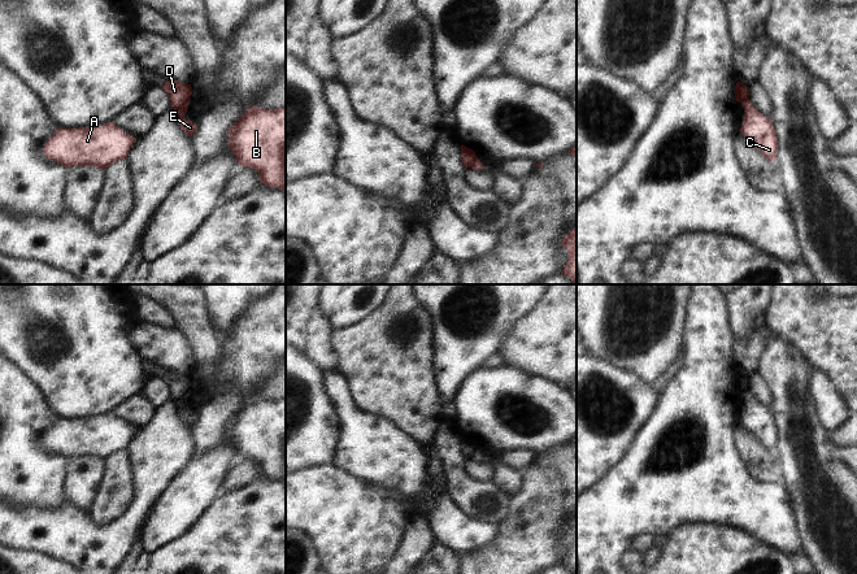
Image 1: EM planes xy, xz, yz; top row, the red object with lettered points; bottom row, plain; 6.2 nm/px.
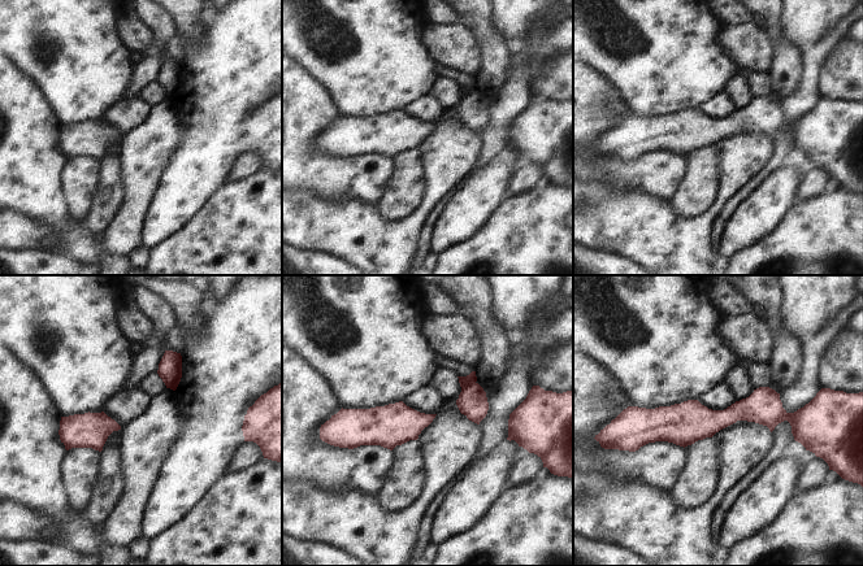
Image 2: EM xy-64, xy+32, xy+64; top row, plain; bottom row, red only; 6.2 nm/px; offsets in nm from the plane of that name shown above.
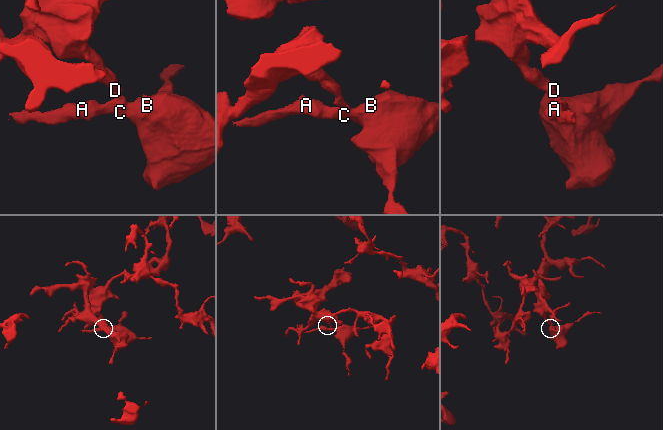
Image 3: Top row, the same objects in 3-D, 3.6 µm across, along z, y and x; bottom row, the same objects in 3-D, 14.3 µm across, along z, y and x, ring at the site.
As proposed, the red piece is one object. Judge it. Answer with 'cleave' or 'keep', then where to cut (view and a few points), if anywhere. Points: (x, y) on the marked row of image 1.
cleave; cut in xy along (187, 103), (177, 109)

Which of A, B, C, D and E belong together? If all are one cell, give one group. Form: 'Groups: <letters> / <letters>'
Groups: A B C E / D.

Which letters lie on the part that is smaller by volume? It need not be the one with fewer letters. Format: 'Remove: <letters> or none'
Remove: A, B, C, E

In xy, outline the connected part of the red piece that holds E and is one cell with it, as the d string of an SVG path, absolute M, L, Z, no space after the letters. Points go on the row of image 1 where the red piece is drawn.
M188 104L180 106L179 109L177 109L177 117L178 117L178 121L179 121L179 127L180 127L180 130L182 130L186 135L192 136L192 135L196 132L196 130L197 130L197 125L195 125L195 123L192 123L192 122L187 121L187 119L184 118L187 109L188 109Z

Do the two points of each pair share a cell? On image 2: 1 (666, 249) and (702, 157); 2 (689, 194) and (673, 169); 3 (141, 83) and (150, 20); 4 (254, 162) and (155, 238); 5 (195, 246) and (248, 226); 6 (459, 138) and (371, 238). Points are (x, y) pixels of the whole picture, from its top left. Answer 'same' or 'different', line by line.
1: different
2: different
3: same
4: different
5: same
6: same

